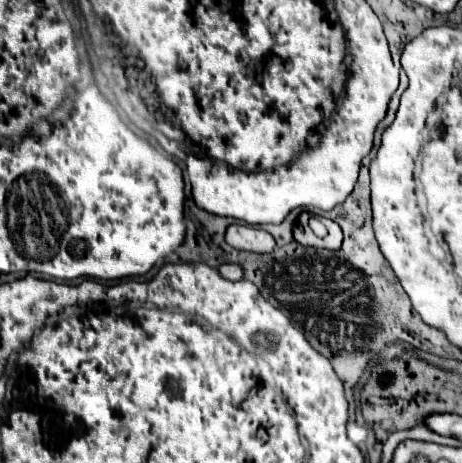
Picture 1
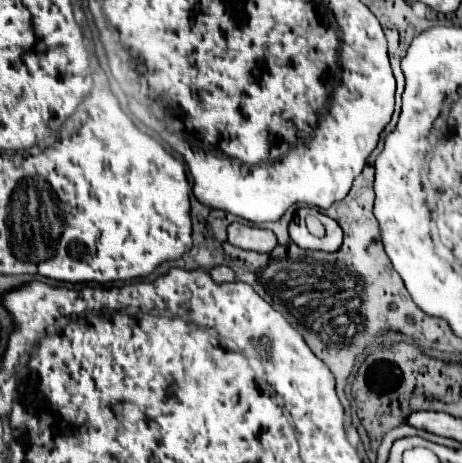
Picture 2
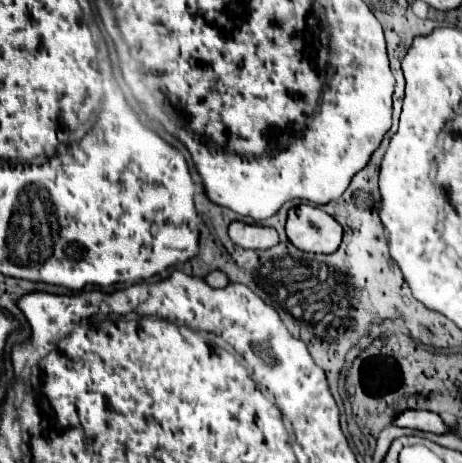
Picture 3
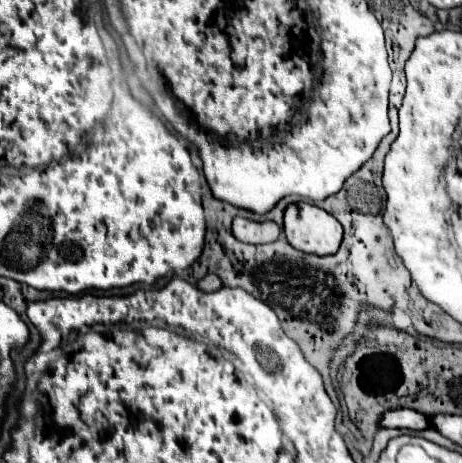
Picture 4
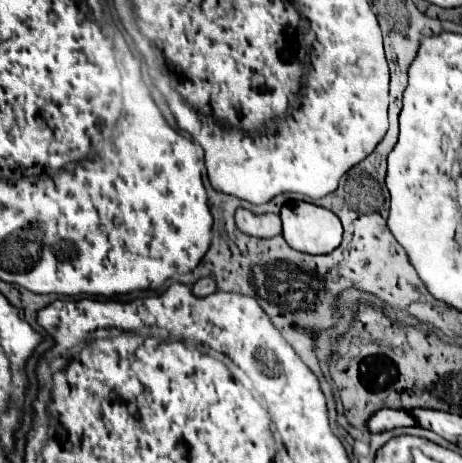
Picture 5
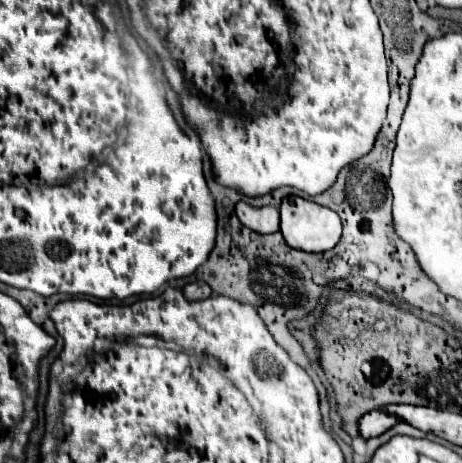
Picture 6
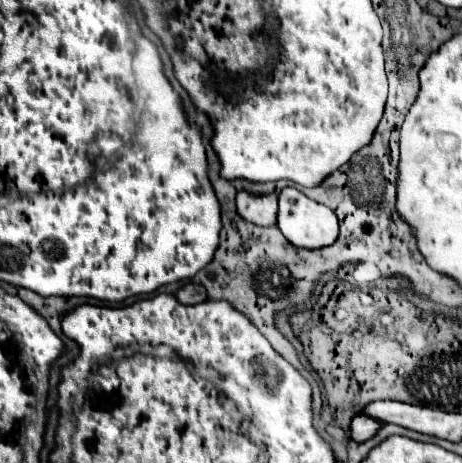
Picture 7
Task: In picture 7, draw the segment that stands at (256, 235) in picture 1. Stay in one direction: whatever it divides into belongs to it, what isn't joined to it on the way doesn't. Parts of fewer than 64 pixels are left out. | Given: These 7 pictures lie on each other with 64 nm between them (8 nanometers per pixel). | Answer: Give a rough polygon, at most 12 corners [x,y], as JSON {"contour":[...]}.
{"contour":[[240,190],[240,216],[260,226],[276,224],[278,196]]}

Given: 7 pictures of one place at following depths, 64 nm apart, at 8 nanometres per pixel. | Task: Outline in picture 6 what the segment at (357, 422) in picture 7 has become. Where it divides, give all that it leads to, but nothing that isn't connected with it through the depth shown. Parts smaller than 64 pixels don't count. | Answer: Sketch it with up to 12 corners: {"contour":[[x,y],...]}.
{"contour":[[372,410],[358,422],[364,440],[384,434],[396,416]]}

